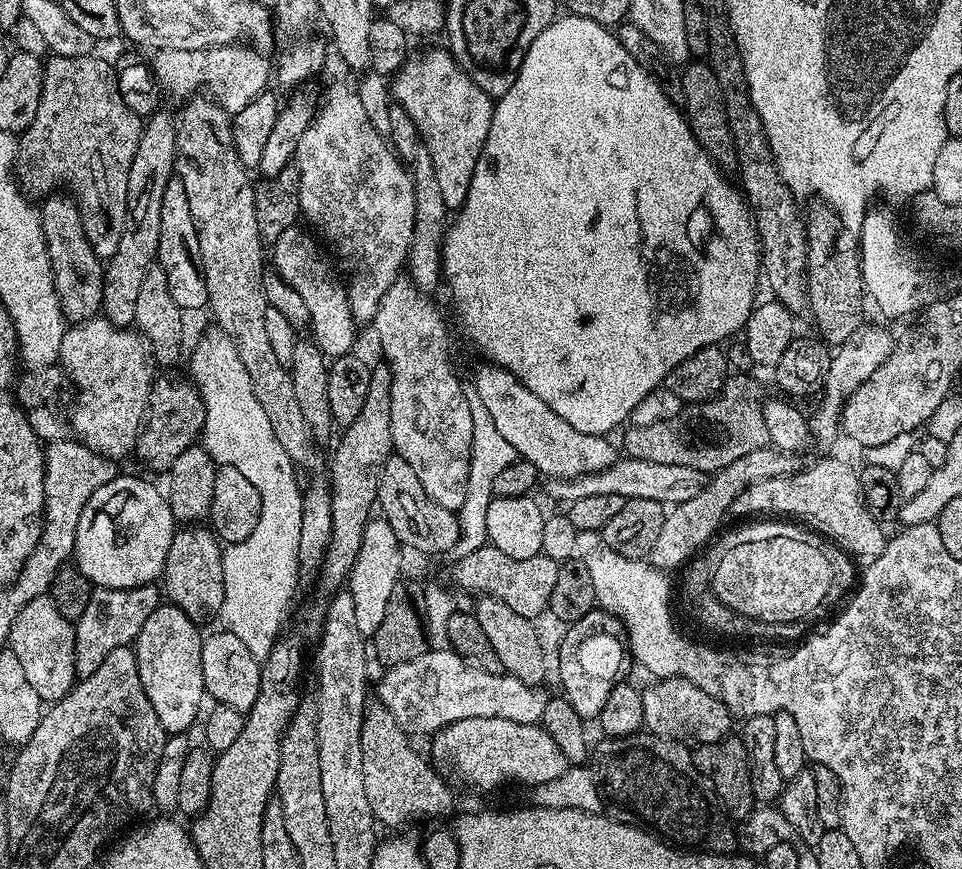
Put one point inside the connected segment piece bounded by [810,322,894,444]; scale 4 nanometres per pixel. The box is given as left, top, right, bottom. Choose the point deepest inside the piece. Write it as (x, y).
(852, 362)

